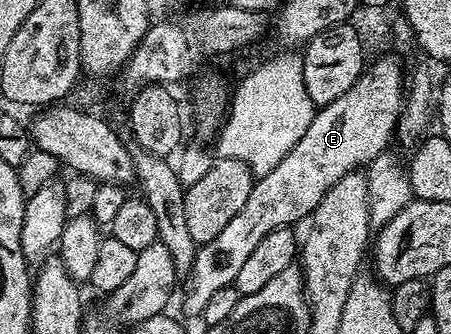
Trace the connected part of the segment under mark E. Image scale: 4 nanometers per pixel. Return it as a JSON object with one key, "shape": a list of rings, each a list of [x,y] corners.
{"shape":[[[380,58],[369,65],[360,78],[350,88],[350,92],[342,92],[334,104],[319,107],[312,115],[310,128],[306,128],[302,140],[290,148],[286,156],[270,172],[259,175],[252,183],[250,196],[246,196],[246,204],[242,204],[242,212],[214,236],[214,240],[203,243],[194,256],[194,264],[187,271],[189,290],[184,294],[184,310],[188,314],[203,315],[206,303],[222,288],[233,285],[242,269],[242,263],[248,259],[250,252],[258,248],[258,244],[265,236],[270,236],[278,228],[295,227],[295,222],[303,223],[322,204],[322,196],[342,180],[342,176],[355,174],[361,168],[367,167],[380,154],[389,149],[388,141],[396,134],[396,122],[400,119],[400,109],[404,106],[406,97],[406,74],[400,71],[400,66],[392,58]]]}

